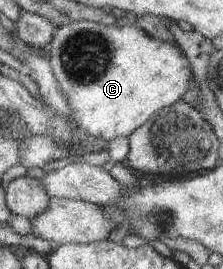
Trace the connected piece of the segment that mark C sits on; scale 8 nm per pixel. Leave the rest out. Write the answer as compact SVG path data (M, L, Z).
M75 21L75 23L69 23L68 25L54 29L53 39L49 45L49 64L53 71L55 81L57 81L57 87L61 91L61 95L65 95L65 99L69 101L71 117L76 121L78 127L91 137L109 141L121 136L129 138L133 134L133 131L142 127L153 115L160 113L161 109L165 109L165 107L169 107L169 105L180 101L183 95L187 94L189 83L191 82L192 70L188 59L185 58L184 53L179 51L179 49L179 47L175 47L175 45L167 43L167 41L150 37L145 31L142 31L140 28L137 29L137 27L133 27L130 24L125 25L125 27L117 27L117 25L107 27L105 24L91 21Z

